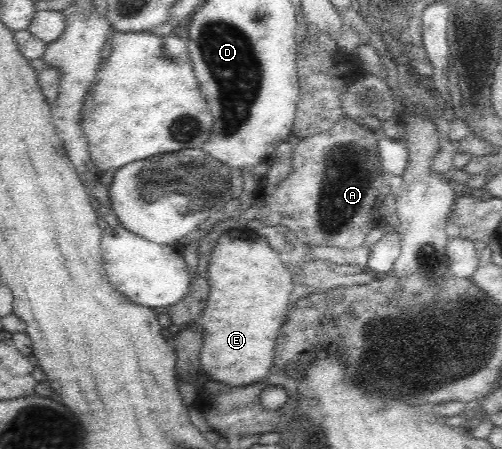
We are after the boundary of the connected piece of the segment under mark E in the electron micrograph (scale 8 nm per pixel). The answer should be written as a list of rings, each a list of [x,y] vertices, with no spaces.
[[[230,229],[229,232],[222,232],[217,245],[213,247],[207,280],[209,280],[211,292],[199,318],[199,324],[203,326],[203,332],[205,332],[203,346],[199,352],[203,370],[211,378],[221,380],[222,384],[231,387],[247,386],[247,384],[263,380],[273,366],[279,328],[283,326],[285,314],[289,310],[289,296],[293,292],[293,276],[289,268],[283,264],[281,256],[269,246],[269,242],[263,235],[253,240],[243,240],[233,236]]]

